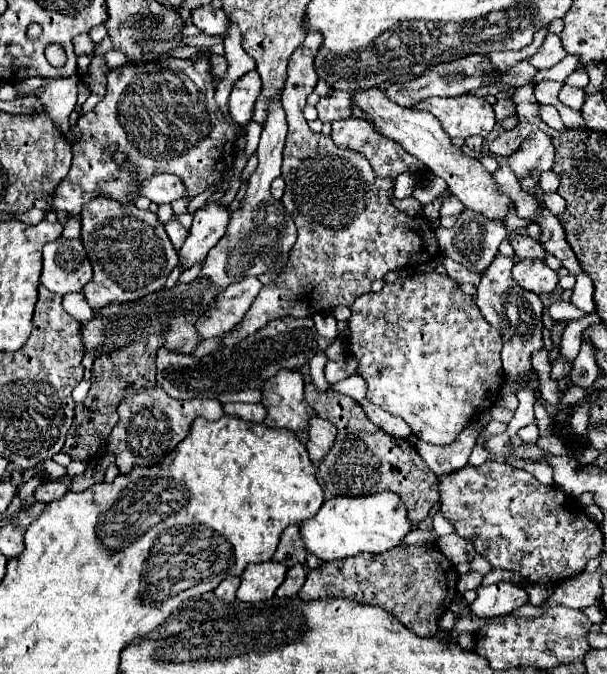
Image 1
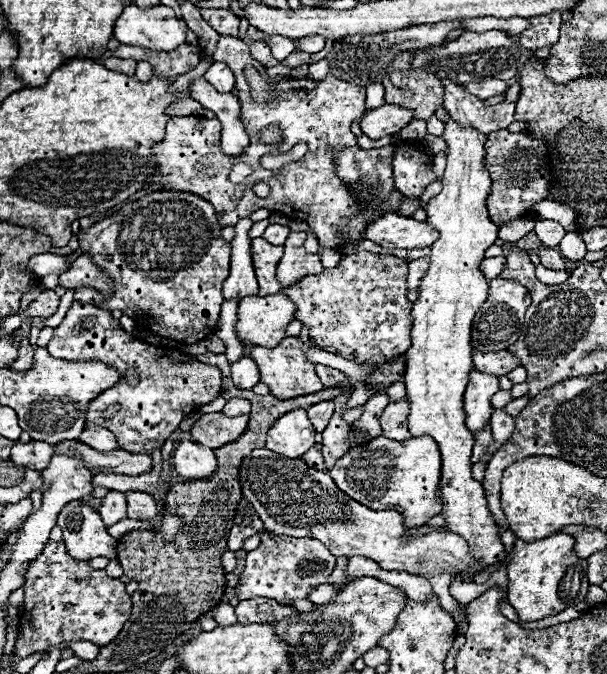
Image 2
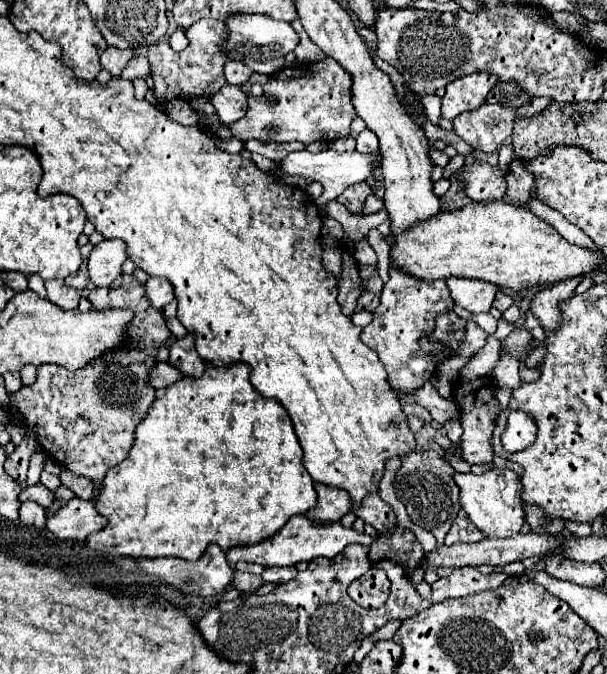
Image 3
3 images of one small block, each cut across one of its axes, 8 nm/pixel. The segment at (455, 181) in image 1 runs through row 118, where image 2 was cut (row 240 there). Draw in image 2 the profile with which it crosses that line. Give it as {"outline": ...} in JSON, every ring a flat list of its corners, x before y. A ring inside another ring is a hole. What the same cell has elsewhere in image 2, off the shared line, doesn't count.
{"outline":[[388,212,384,214,384,218,374,222,366,230,366,238,380,244,382,248,414,250,432,246,440,238,440,234,426,222,418,222,414,218]]}

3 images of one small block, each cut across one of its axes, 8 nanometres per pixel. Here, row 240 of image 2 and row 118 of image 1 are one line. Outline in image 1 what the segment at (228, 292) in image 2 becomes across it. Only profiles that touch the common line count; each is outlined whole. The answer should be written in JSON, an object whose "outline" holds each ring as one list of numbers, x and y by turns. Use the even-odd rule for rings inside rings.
{"outline":[[252,70,248,74,244,74,232,88,232,94,228,98,228,110,234,122,238,122,240,126,248,126,250,118,252,118,252,110,254,110,254,102,260,96,260,76]]}

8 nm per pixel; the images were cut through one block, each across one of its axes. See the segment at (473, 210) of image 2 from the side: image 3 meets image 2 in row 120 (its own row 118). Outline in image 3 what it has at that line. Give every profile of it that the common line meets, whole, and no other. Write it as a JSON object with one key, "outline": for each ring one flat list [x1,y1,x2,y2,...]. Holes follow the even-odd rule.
{"outline":[[476,72,448,84,442,98,442,116,454,120,462,112,472,112,480,108,494,84,496,76,490,72]]}

